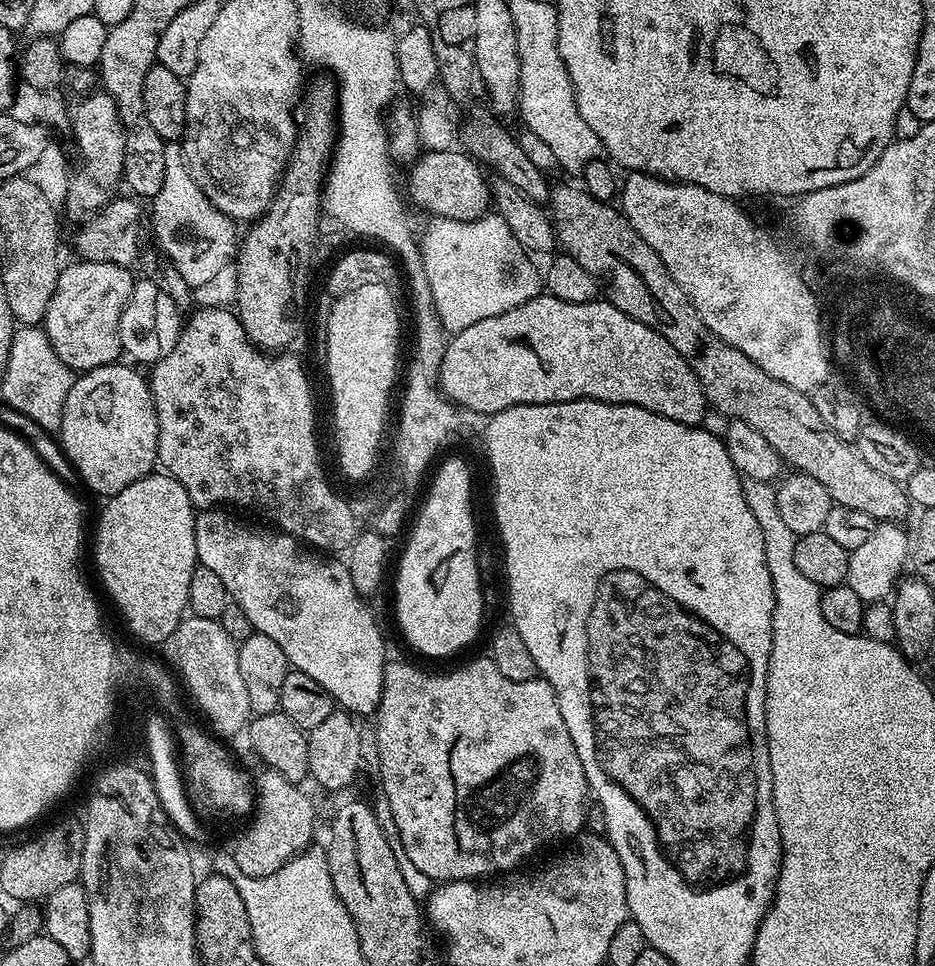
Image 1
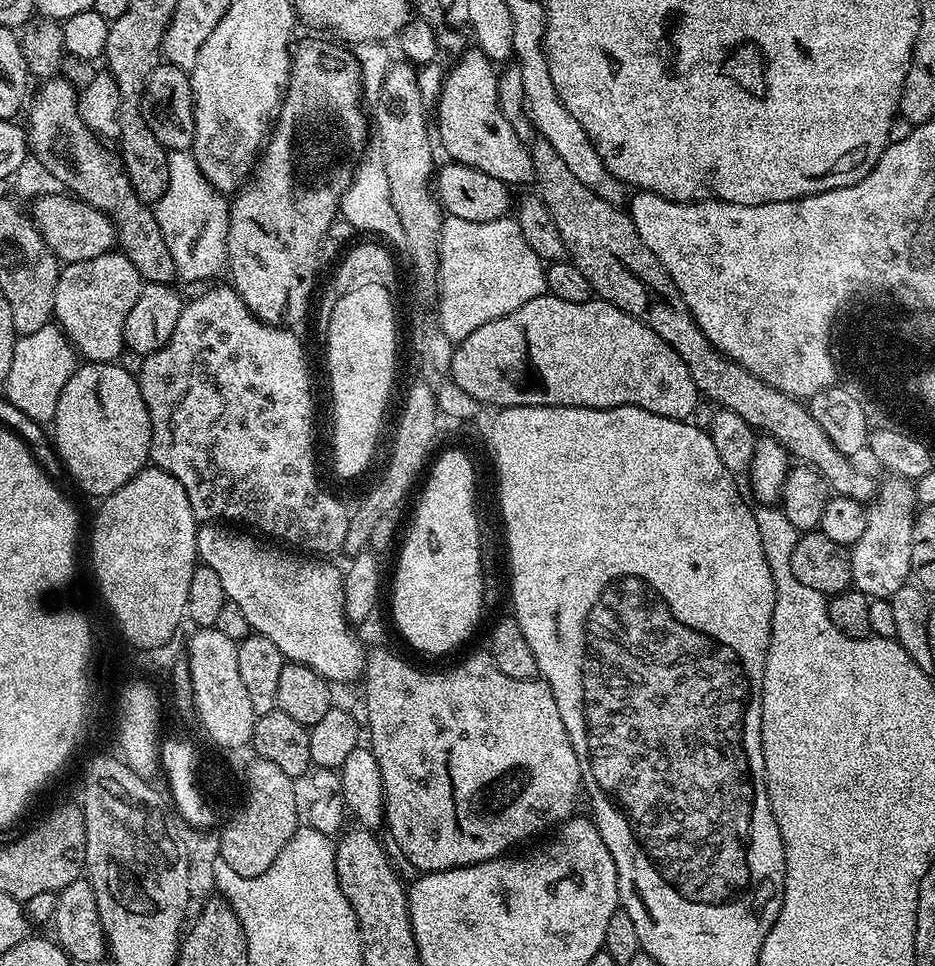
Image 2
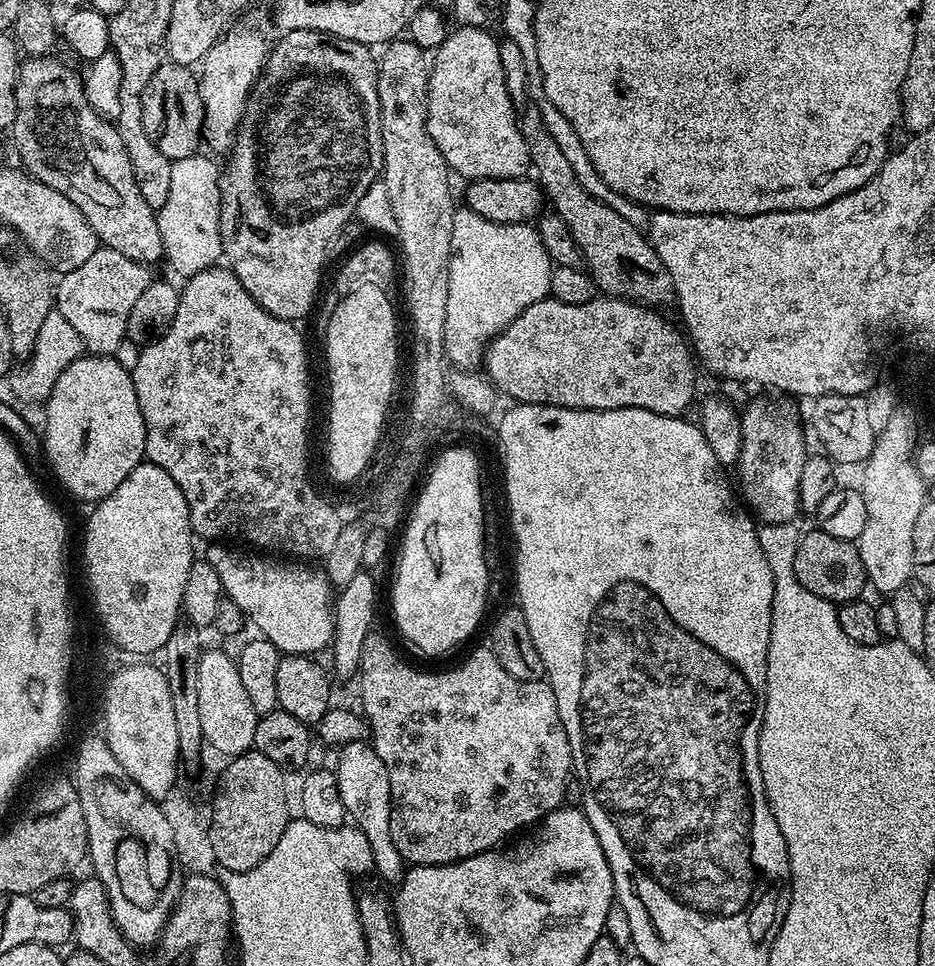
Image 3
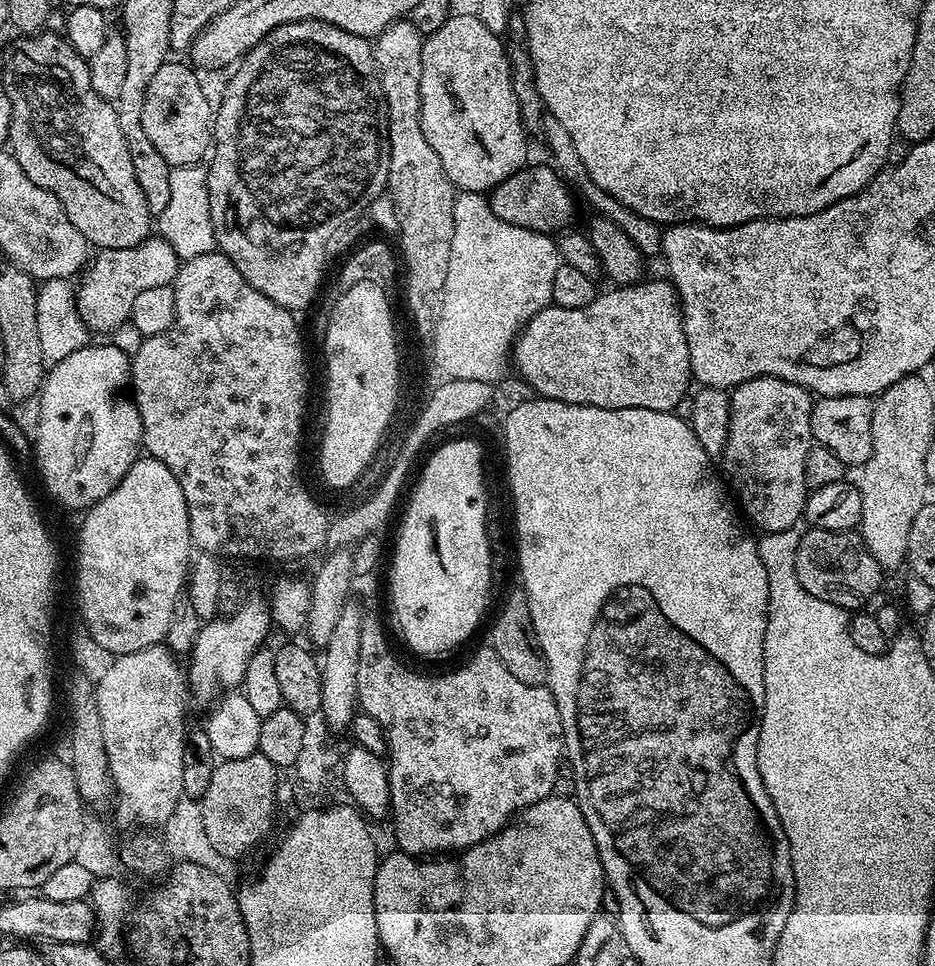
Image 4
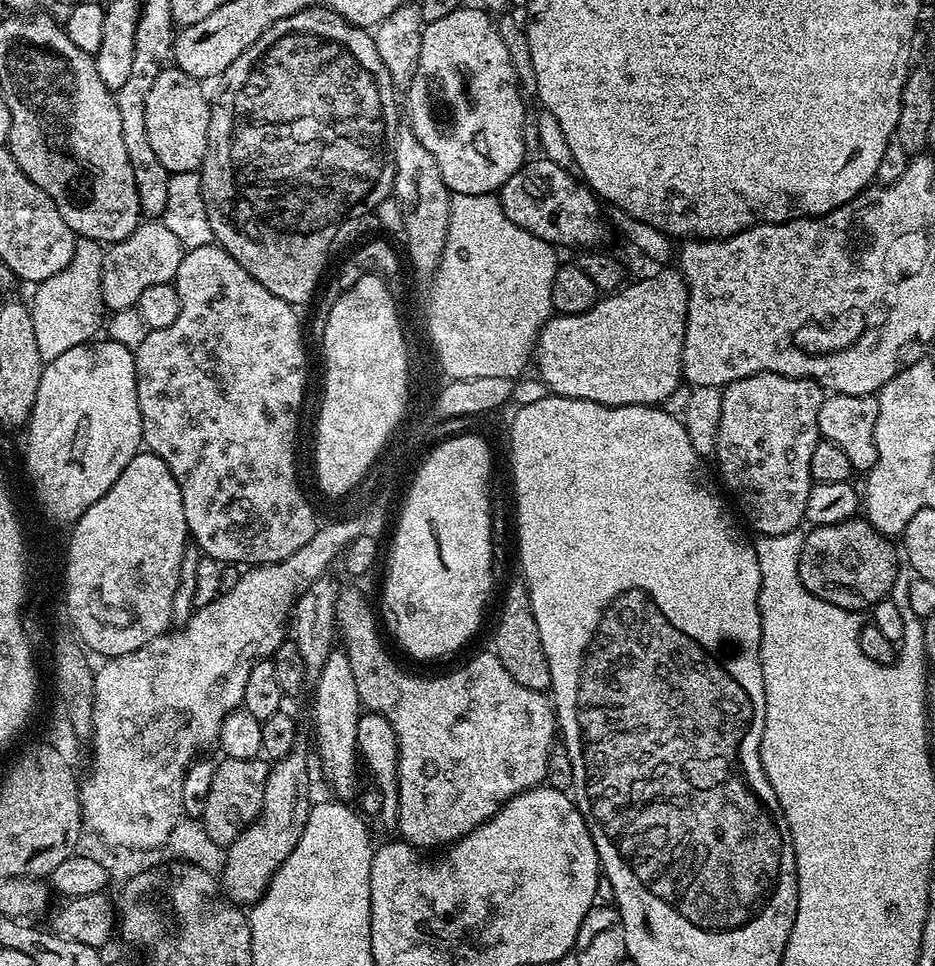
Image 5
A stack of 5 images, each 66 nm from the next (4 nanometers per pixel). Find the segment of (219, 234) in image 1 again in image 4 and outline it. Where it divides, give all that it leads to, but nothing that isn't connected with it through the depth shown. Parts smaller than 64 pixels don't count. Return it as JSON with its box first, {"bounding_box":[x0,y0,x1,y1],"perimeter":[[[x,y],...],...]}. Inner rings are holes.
{"bounding_box":[158,163,216,262],"perimeter":[[[203,163],[178,166],[172,169],[170,202],[166,210],[158,213],[158,236],[159,239],[170,242],[174,254],[182,262],[190,258],[198,258],[198,254],[206,254],[216,248],[214,222],[210,222],[208,169]]]}

